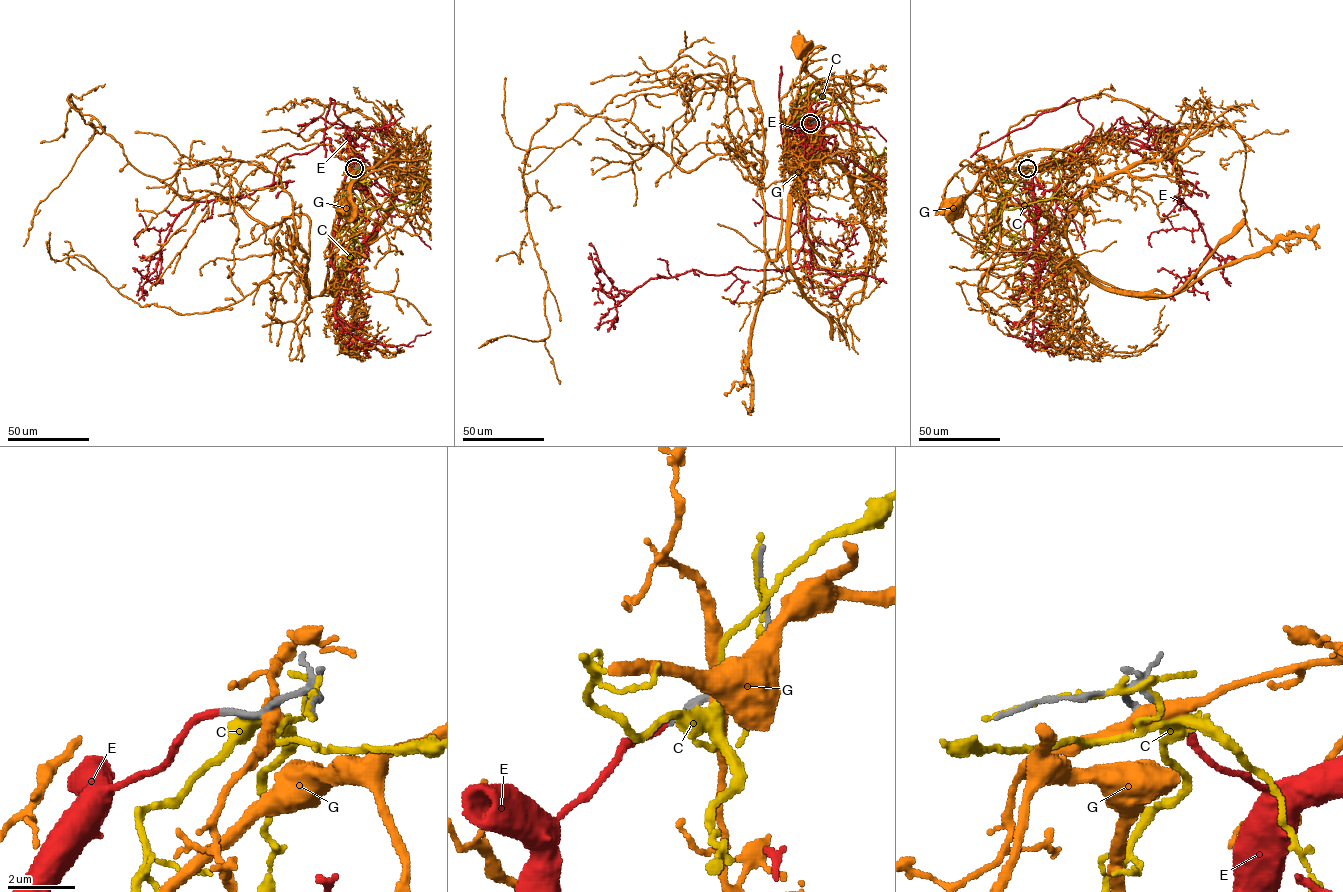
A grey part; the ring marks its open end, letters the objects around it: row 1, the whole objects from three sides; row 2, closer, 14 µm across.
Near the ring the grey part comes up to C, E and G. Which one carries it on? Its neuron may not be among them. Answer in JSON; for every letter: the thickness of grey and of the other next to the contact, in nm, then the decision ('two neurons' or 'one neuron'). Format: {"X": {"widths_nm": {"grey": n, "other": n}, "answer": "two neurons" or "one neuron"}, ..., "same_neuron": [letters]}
{"C": {"widths_nm": {"grey": 280, "other": 400}, "answer": "two neurons"}, "E": {"widths_nm": {"grey": 200, "other": 240}, "answer": "one neuron"}, "G": {"widths_nm": {"grey": 200, "other": 460}, "answer": "two neurons"}, "same_neuron": ["E"]}

